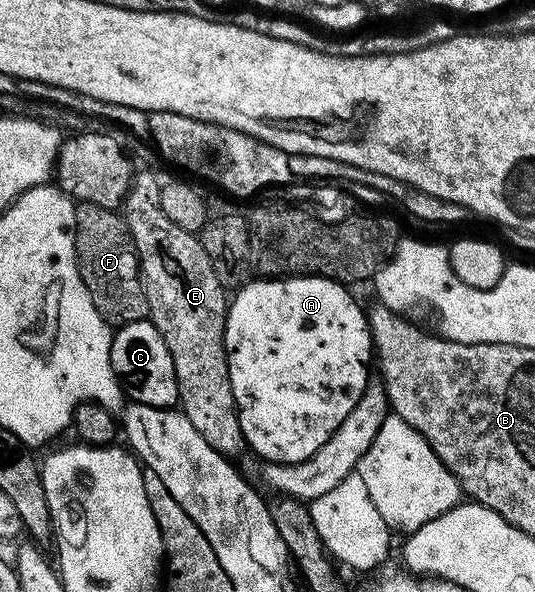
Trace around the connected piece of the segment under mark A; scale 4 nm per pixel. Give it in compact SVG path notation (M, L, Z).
M286 276L284 278L256 278L242 283L240 287L232 293L227 304L225 313L225 353L227 354L227 366L229 367L229 377L231 378L231 390L235 394L237 403L237 413L239 414L239 426L245 435L245 443L250 449L254 448L265 462L274 464L298 464L319 446L323 446L339 430L343 418L355 410L355 402L365 392L365 387L369 384L371 373L369 373L369 360L374 359L375 349L373 346L373 335L369 332L369 321L366 309L357 305L357 300L352 296L350 289L344 284L337 283L336 280L328 280L326 276Z

